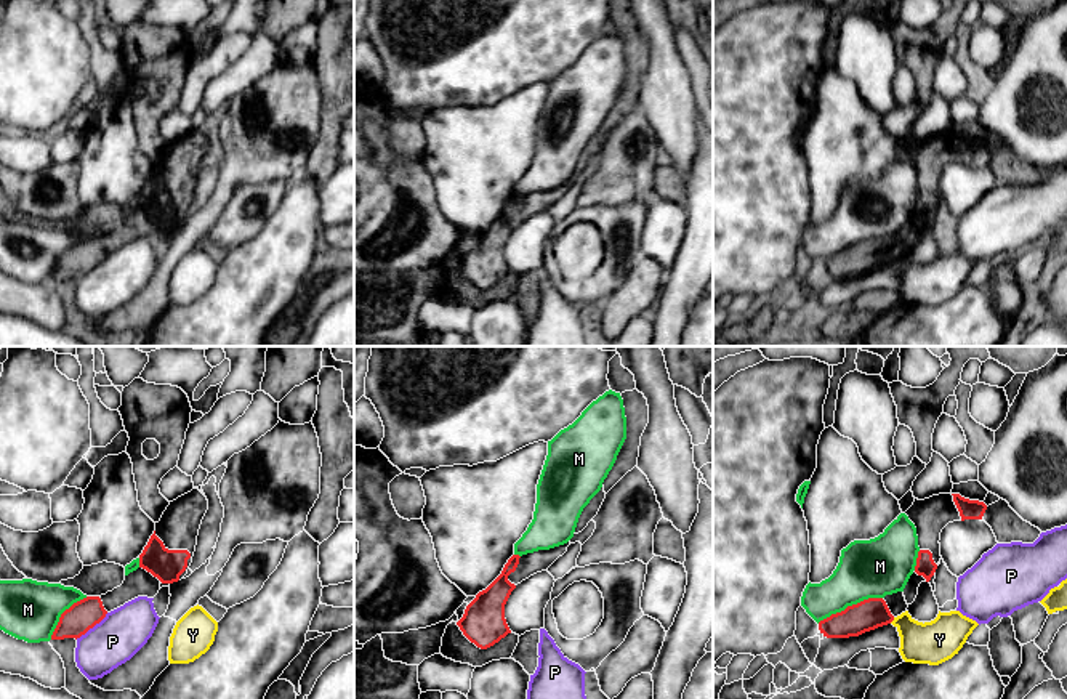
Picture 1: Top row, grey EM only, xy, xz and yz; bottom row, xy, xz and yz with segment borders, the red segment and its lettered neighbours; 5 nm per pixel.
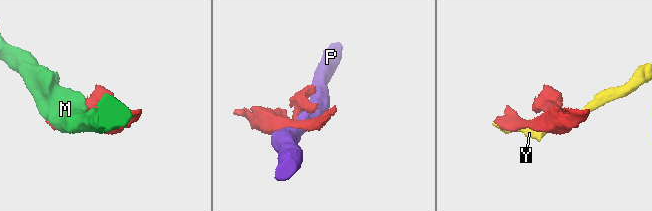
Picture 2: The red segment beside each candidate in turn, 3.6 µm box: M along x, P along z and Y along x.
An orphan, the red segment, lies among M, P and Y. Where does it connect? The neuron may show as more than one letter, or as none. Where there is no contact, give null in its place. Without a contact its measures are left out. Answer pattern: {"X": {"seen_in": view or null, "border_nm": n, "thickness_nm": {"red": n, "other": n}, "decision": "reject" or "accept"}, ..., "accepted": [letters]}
{"M": {"seen_in": "yz", "border_nm": 360, "thickness_nm": {"red": 160, "other": 300}, "decision": "reject"}, "P": {"seen_in": "xy", "border_nm": 220, "thickness_nm": {"red": 150, "other": 240}, "decision": "reject"}, "Y": {"seen_in": "yz", "border_nm": 40, "thickness_nm": {"red": 160, "other": 220}, "decision": "reject"}, "accepted": []}

